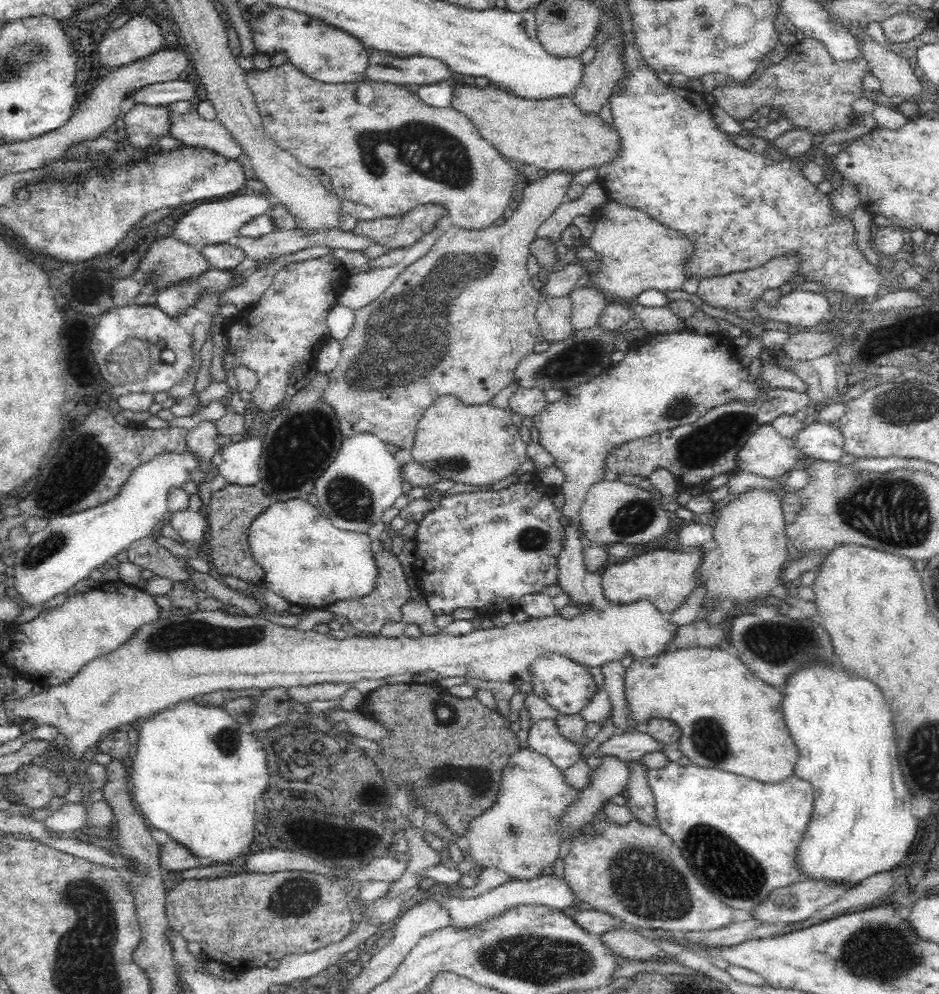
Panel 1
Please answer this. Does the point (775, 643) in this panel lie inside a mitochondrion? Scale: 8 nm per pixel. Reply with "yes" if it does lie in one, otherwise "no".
yes

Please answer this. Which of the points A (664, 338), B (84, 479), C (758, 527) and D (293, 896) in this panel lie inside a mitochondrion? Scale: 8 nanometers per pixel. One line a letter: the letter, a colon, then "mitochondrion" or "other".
A: other
B: mitochondrion
C: other
D: mitochondrion

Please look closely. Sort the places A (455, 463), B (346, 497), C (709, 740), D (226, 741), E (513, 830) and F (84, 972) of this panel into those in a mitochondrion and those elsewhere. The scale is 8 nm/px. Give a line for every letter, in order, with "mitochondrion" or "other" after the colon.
A: mitochondrion
B: mitochondrion
C: mitochondrion
D: mitochondrion
E: mitochondrion
F: mitochondrion

